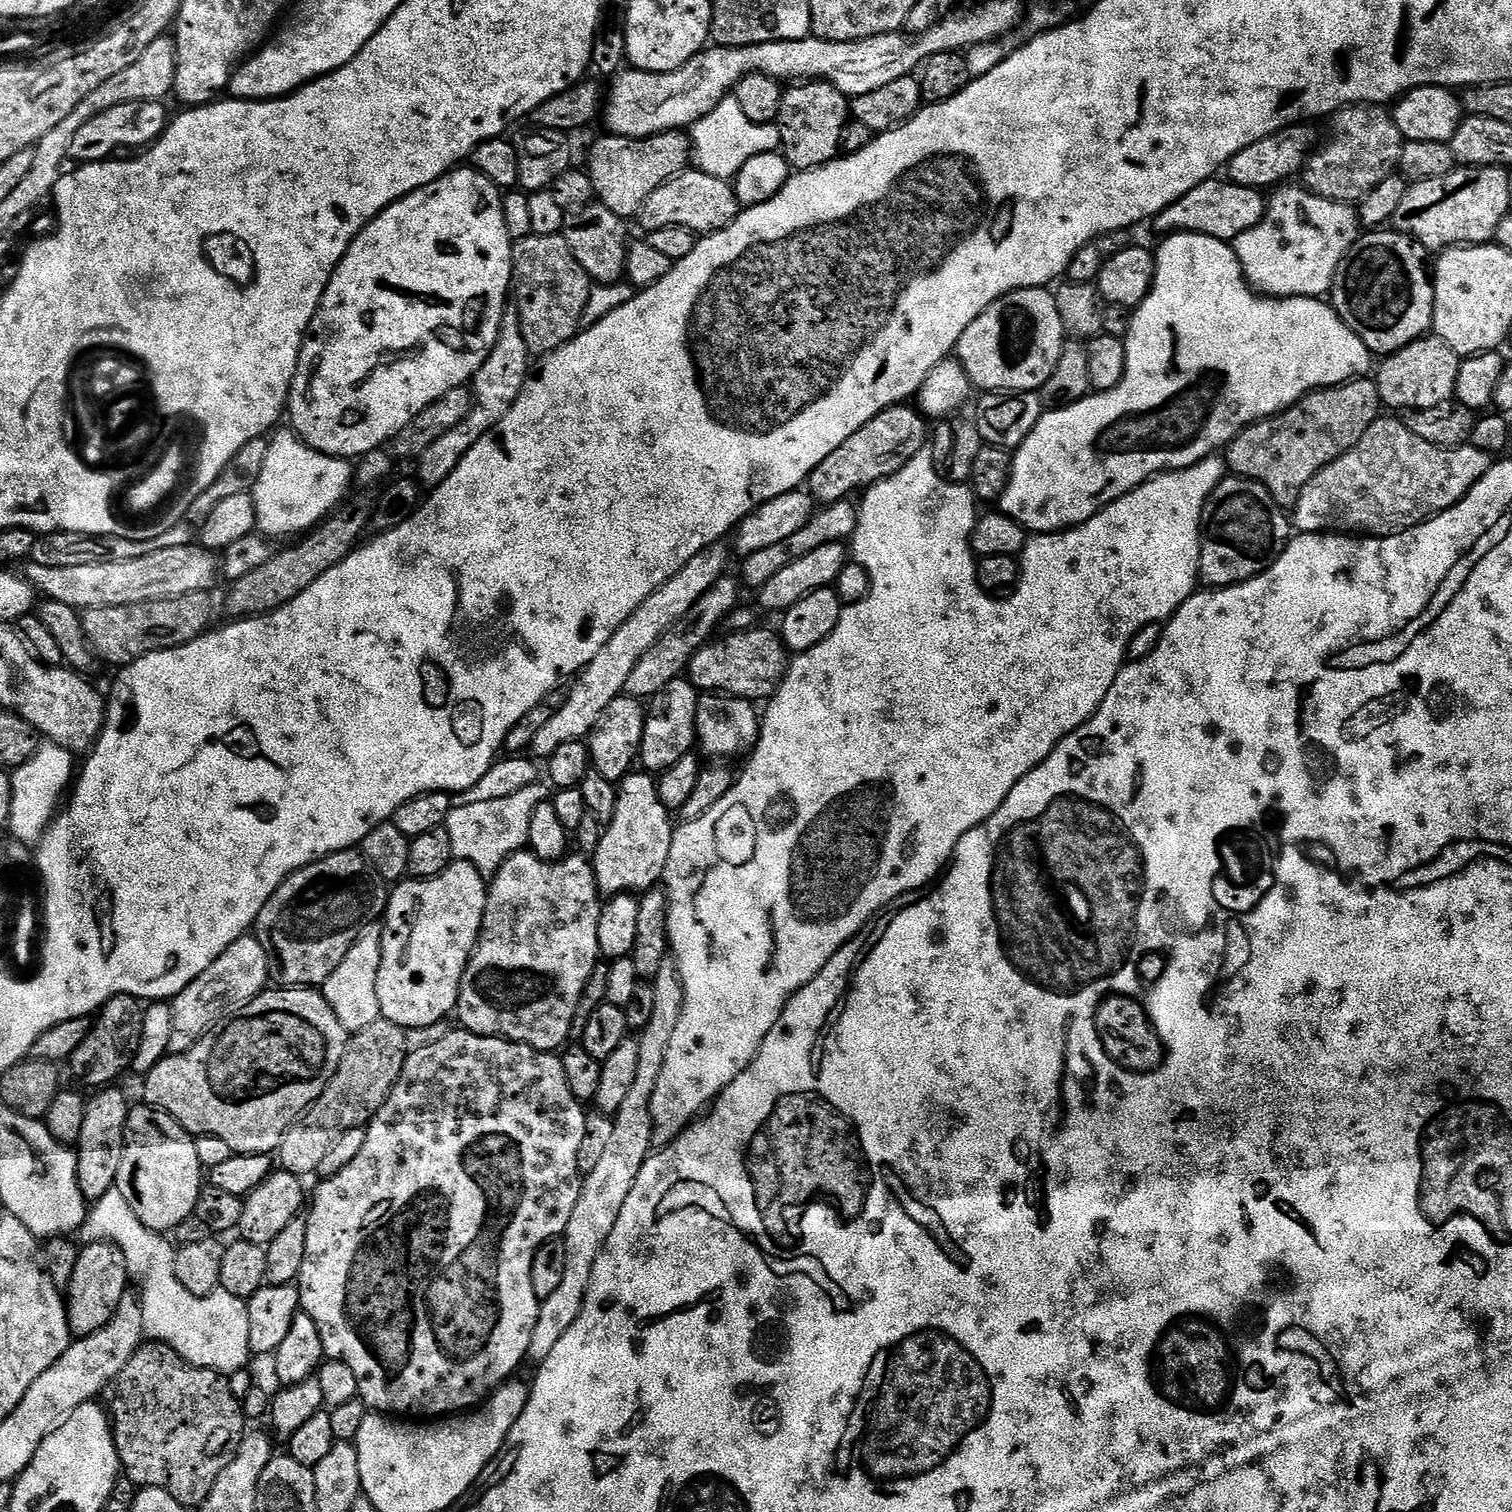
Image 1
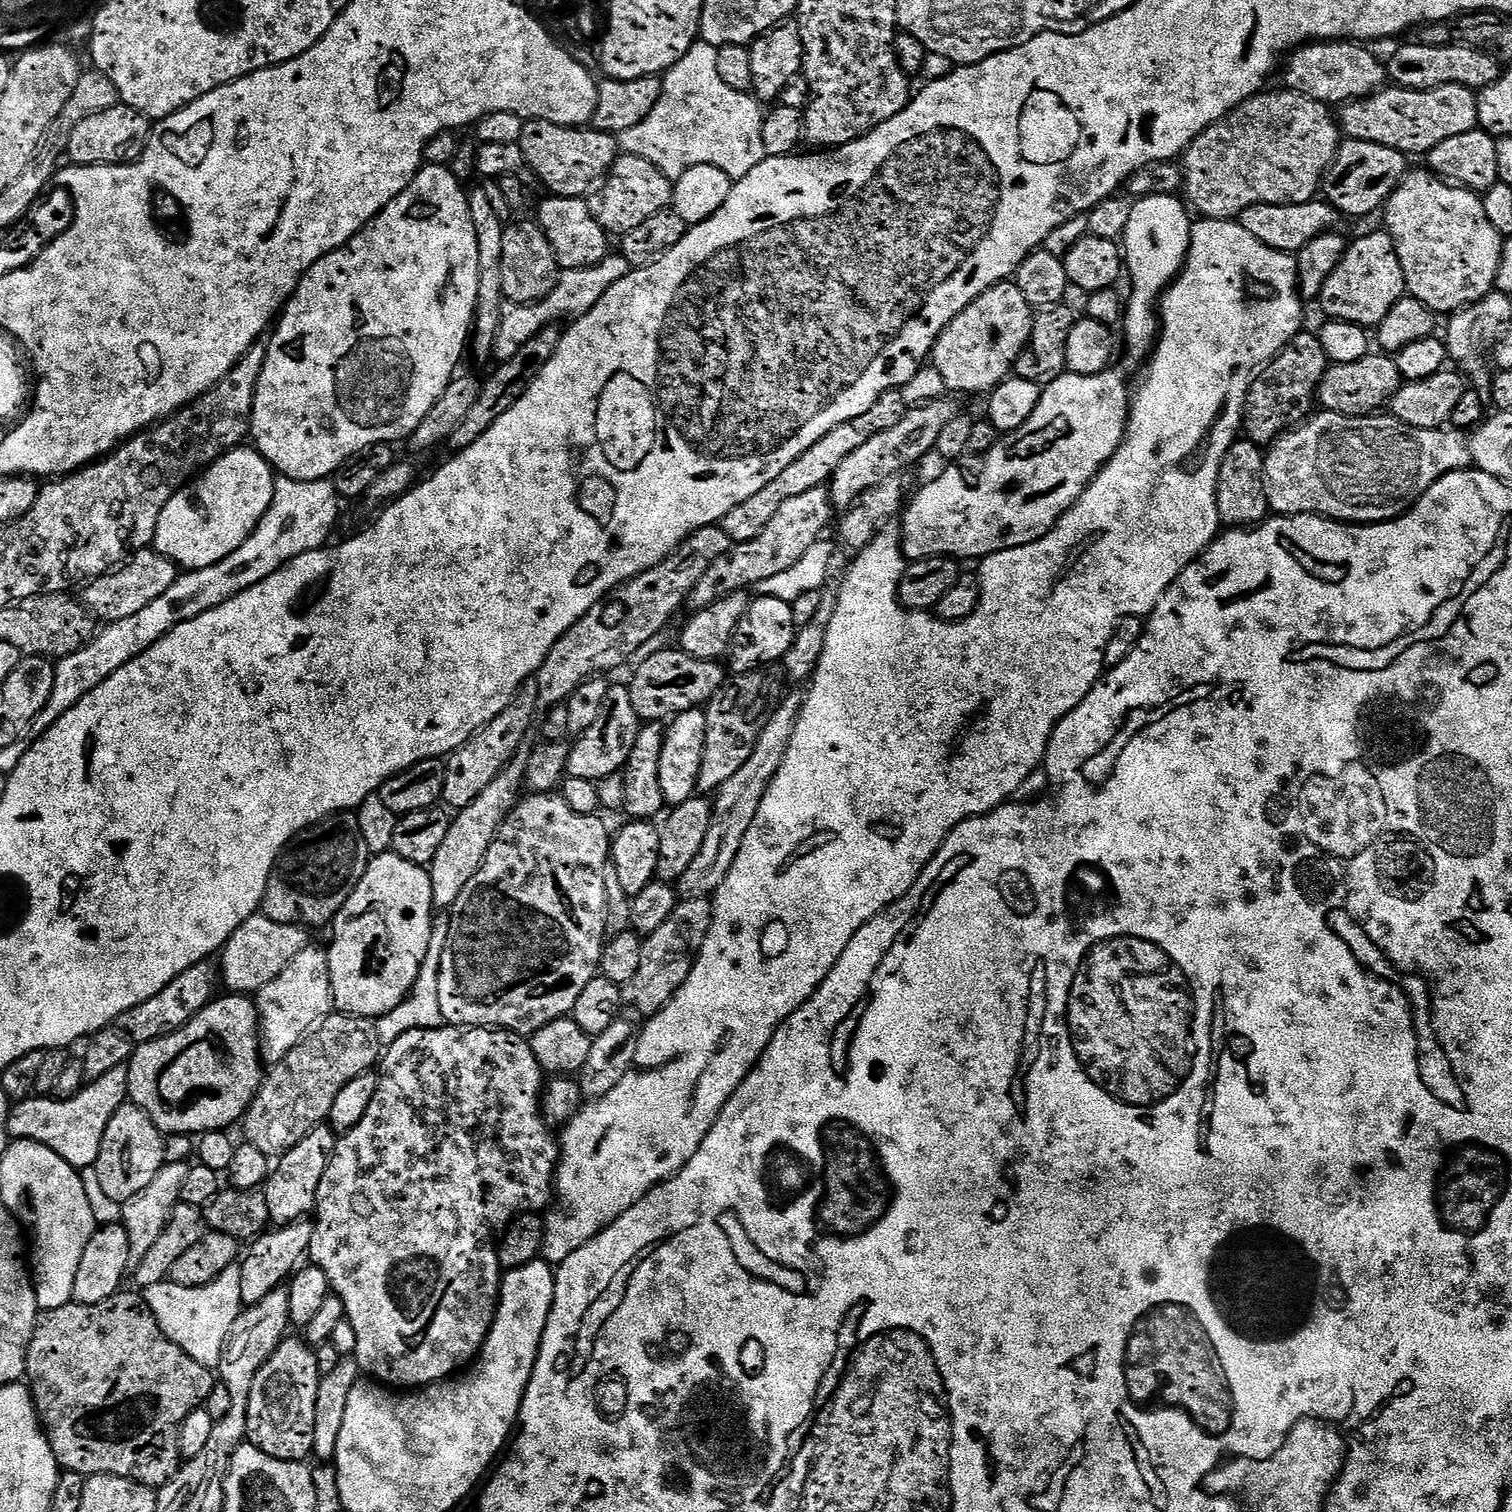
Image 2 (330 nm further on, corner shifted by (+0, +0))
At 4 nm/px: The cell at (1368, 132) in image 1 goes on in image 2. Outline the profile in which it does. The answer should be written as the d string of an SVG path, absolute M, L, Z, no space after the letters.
M1280 86L1277 92L1268 91L1257 92L1234 111L1227 112L1221 120L1198 134L1182 154L1182 192L1187 203L1200 211L1201 217L1230 220L1240 217L1255 204L1301 204L1321 191L1324 173L1332 165L1342 143L1342 128L1333 109L1305 92L1287 86Z

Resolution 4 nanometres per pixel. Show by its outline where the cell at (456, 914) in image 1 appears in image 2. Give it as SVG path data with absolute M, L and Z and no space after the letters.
M393 851L373 855L362 882L358 882L354 894L346 898L346 906L342 906L330 925L332 946L326 951L335 1007L354 1016L379 1018L405 1000L418 978L420 967L430 955L432 912L432 882L427 867L412 864Z

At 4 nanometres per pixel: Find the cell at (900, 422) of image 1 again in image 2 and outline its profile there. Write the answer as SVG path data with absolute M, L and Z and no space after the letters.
M893 390L882 394L878 402L874 402L874 406L866 410L866 414L858 414L858 418L850 418L850 422L842 422L842 426L834 426L834 430L830 430L818 442L814 442L814 446L810 446L806 454L790 462L790 466L786 466L786 470L782 470L782 474L778 474L778 478L774 478L770 486L762 486L762 490L758 490L754 498L746 498L742 506L734 506L734 510L730 510L730 514L724 516L722 527L728 536L737 544L750 542L750 538L758 538L758 534L766 530L766 522L770 522L770 518L778 514L778 510L784 503L790 502L790 498L795 498L797 494L806 494L806 490L825 487L838 470L838 466L842 466L845 458L850 458L850 454L858 450L858 446L870 442L874 434L882 434L882 430L890 430L898 426L898 422L906 418L909 407L910 401L907 395L903 391Z

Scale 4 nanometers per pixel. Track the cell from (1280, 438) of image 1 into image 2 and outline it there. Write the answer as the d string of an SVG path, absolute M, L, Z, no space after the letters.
M1301 330L1275 360L1268 361L1260 369L1252 385L1248 387L1242 428L1247 439L1255 444L1271 445L1281 432L1287 432L1307 420L1317 407L1320 383L1328 373L1330 359L1328 360L1323 342L1308 331Z

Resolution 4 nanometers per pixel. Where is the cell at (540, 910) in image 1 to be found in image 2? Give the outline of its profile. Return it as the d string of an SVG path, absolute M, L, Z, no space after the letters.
M546 792L525 795L520 803L517 804L516 809L506 818L506 822L500 828L499 834L496 835L495 842L490 846L489 852L485 856L484 864L477 873L474 874L474 878L471 878L470 882L466 883L466 888L462 890L456 903L450 908L450 914L452 914L452 929L448 932L448 945L445 946L444 952L442 951L439 955L440 1005L444 1007L444 1018L449 1025L467 1026L469 1028L503 1028L517 1034L531 1034L537 1032L542 1026L554 1022L558 1018L572 1015L574 1006L578 1002L579 996L582 995L582 990L586 990L586 985L588 985L600 972L600 960L604 956L604 946L606 943L606 935L604 936L604 923L608 920L608 884L604 881L604 871L606 871L607 868L609 871L610 868L613 837L610 834L608 836L608 828L602 821L600 821L600 819L601 817L599 815L587 816L586 814L580 814L578 810L574 810L568 805L567 801L564 800L563 795L549 794Z

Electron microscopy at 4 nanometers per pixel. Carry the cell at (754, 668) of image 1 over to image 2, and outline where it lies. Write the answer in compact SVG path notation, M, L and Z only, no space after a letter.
M672 646L664 652L653 651L651 655L637 666L632 681L627 685L630 702L634 702L634 710L638 710L641 721L664 722L675 717L677 712L707 705L714 693L726 683L723 663L715 660L699 660Z

